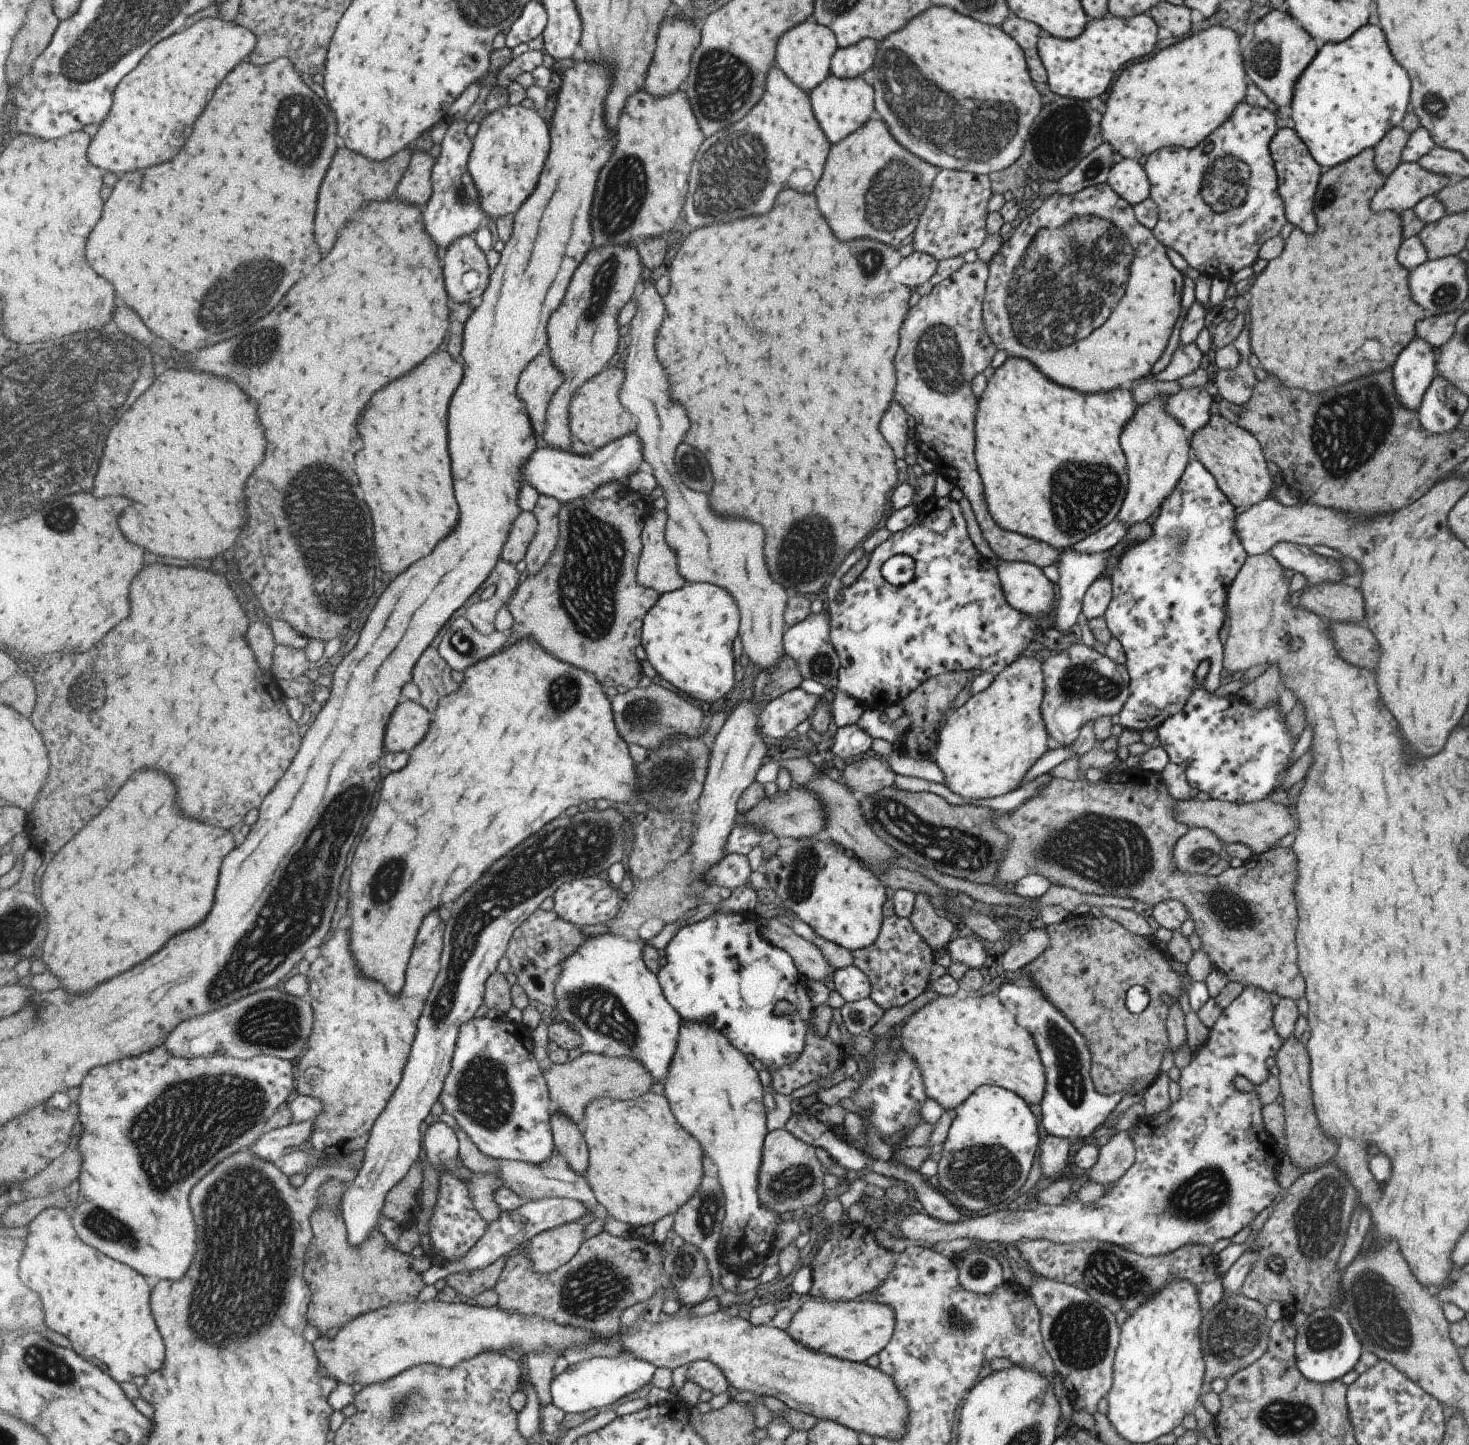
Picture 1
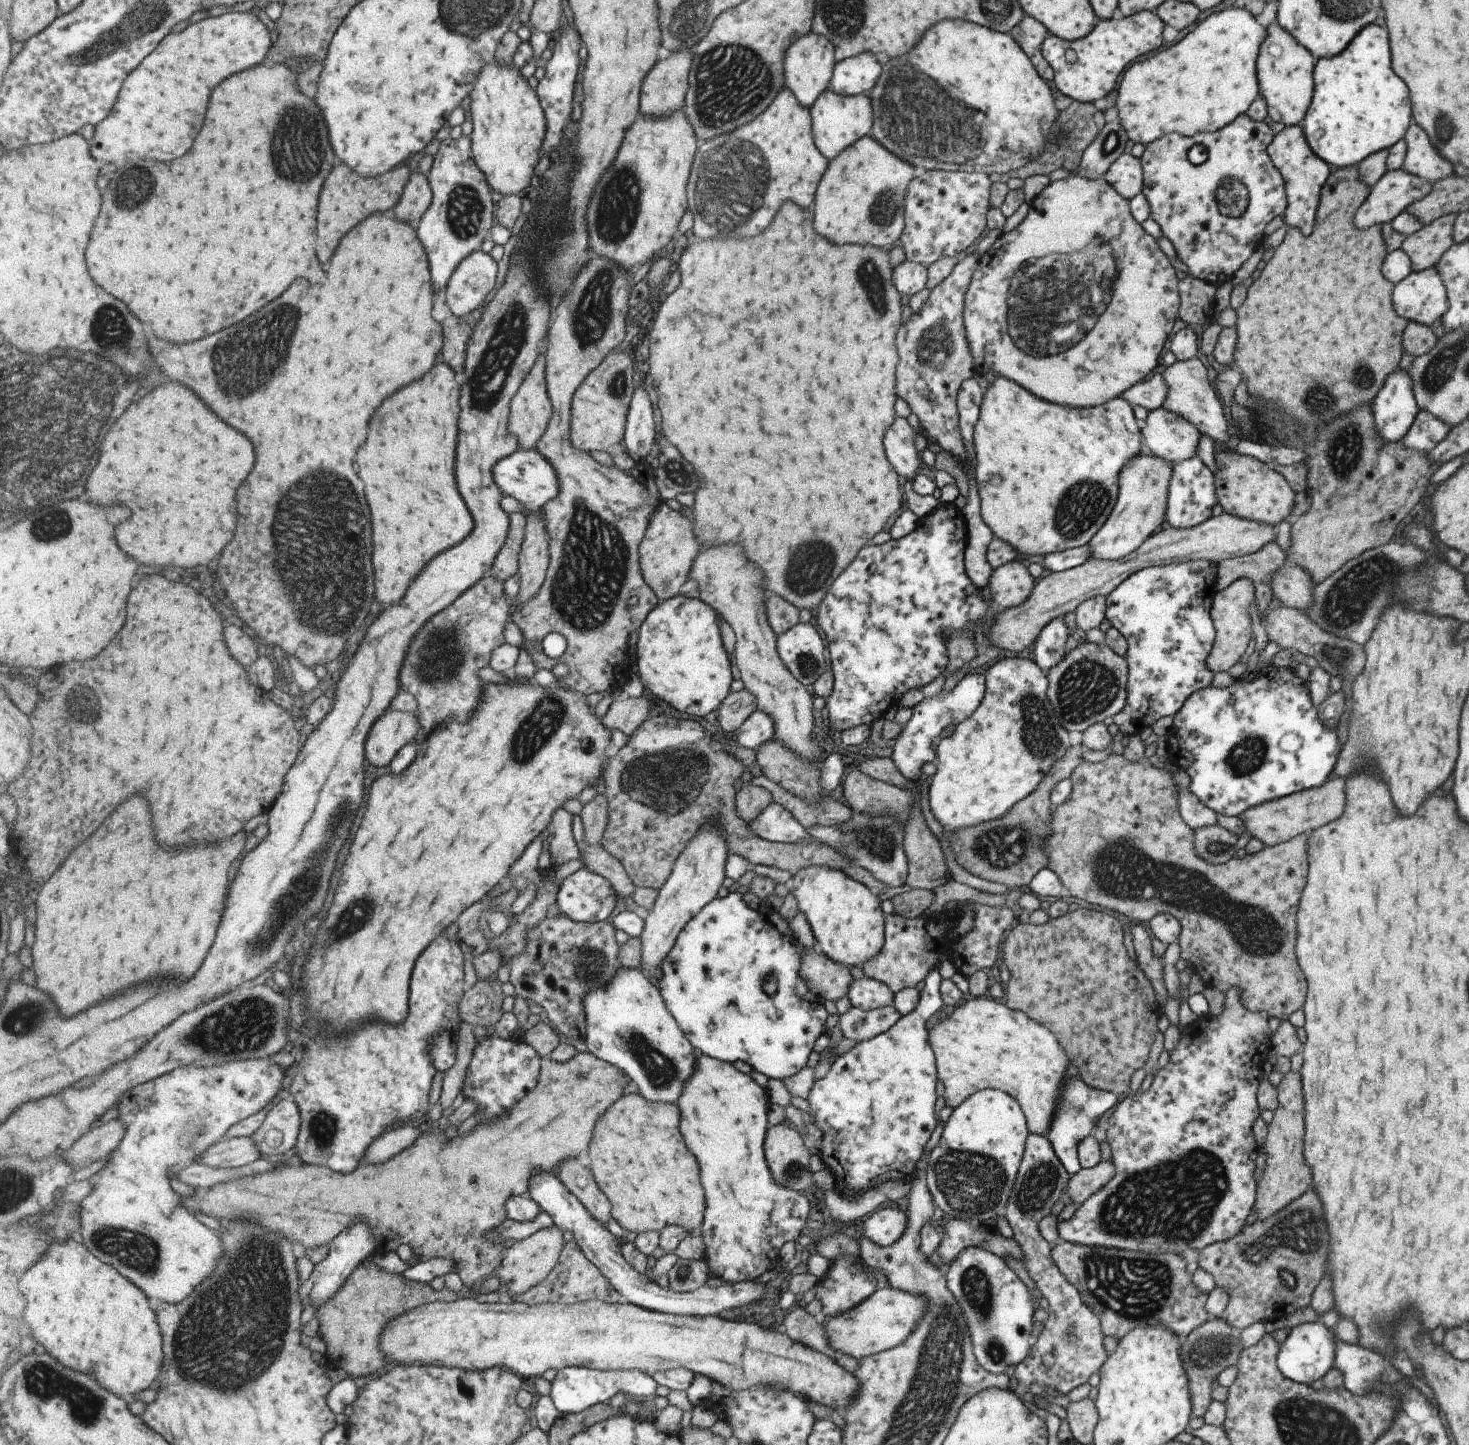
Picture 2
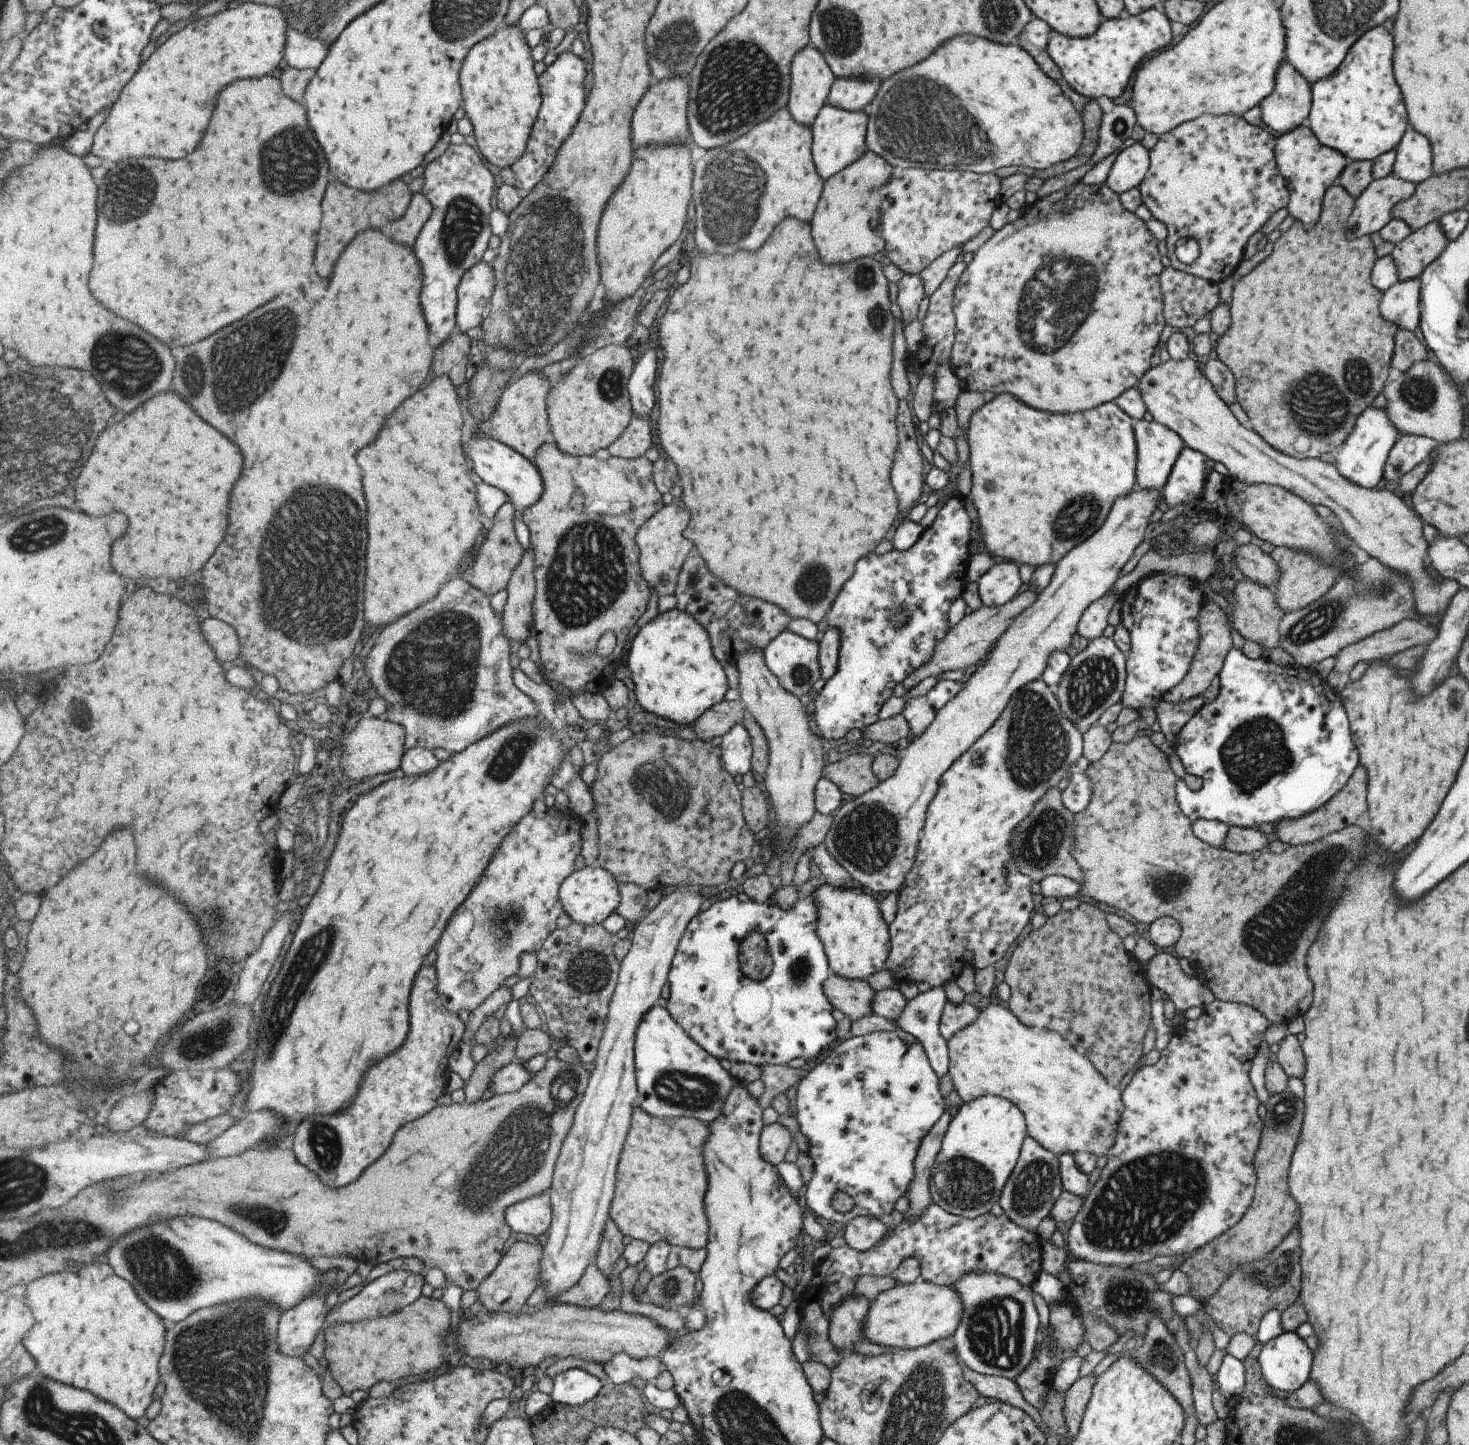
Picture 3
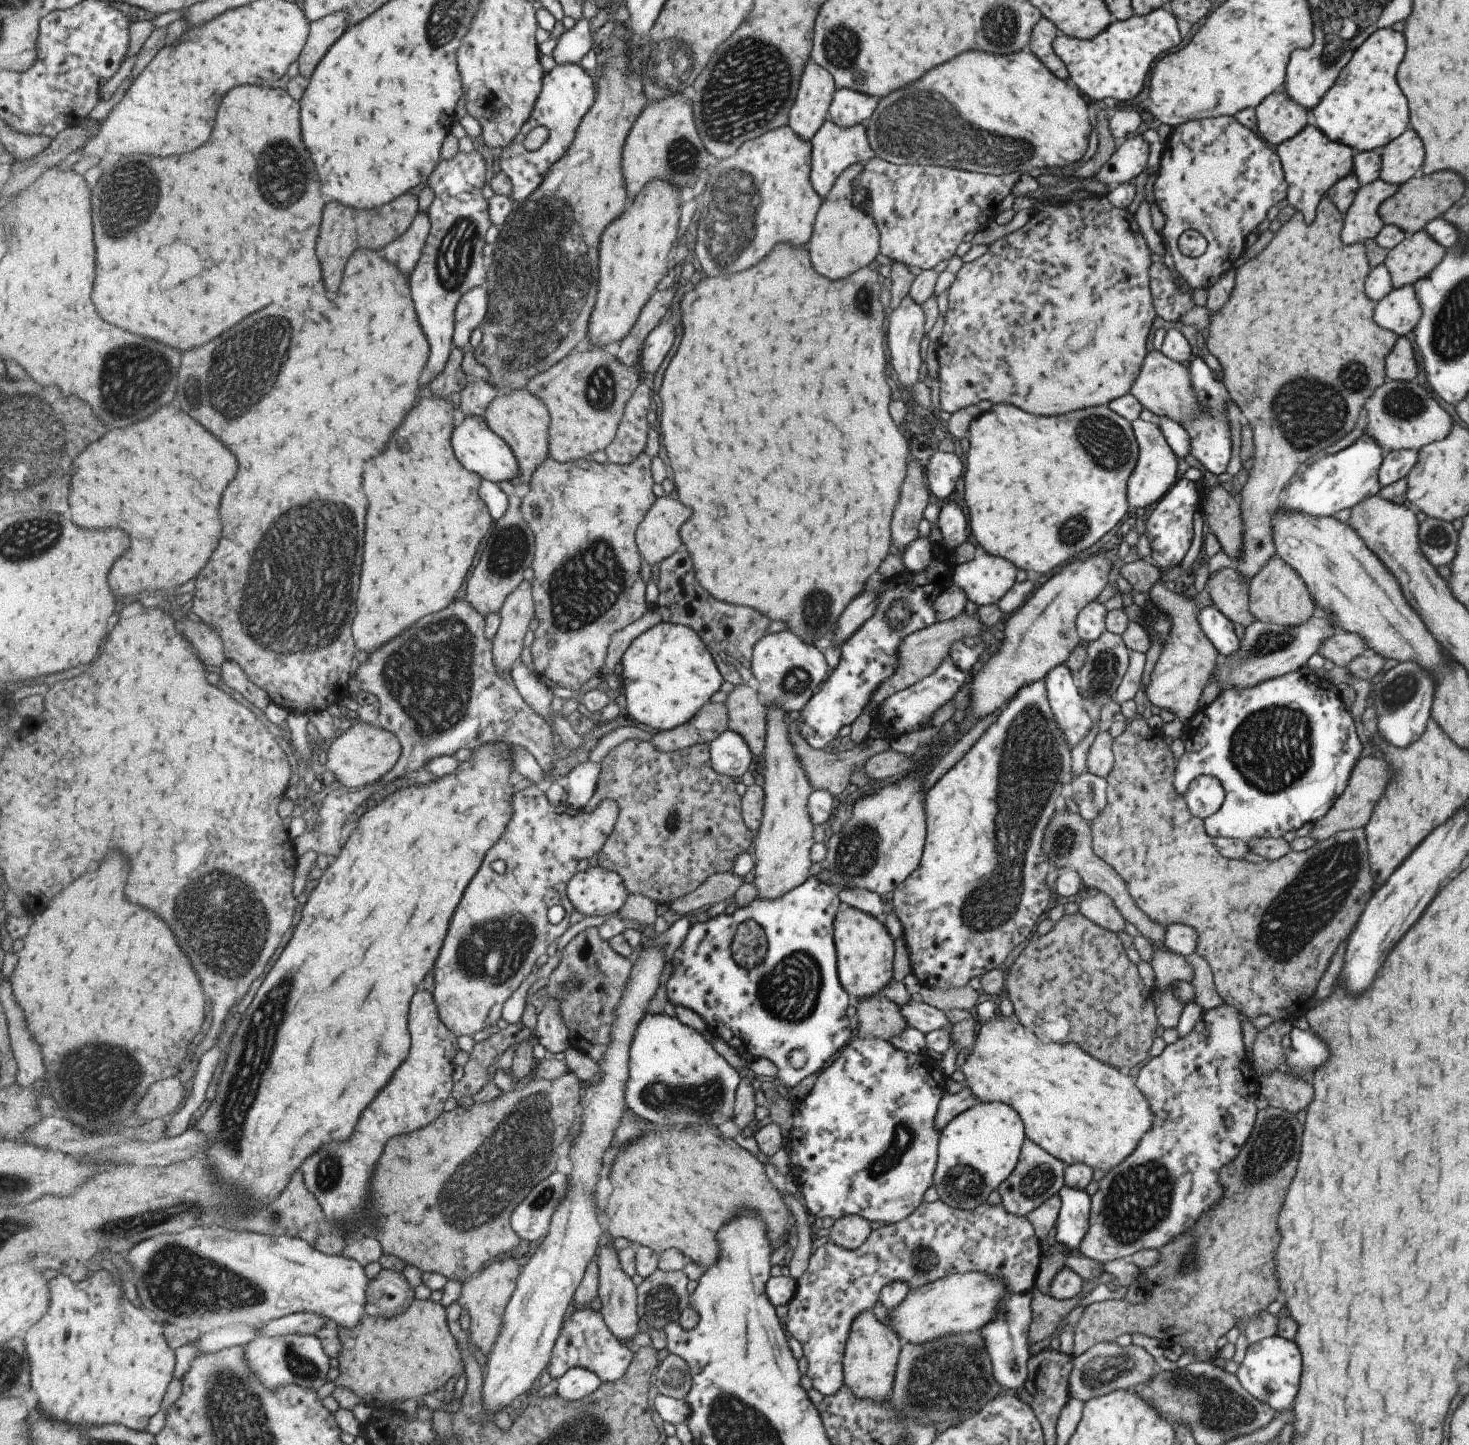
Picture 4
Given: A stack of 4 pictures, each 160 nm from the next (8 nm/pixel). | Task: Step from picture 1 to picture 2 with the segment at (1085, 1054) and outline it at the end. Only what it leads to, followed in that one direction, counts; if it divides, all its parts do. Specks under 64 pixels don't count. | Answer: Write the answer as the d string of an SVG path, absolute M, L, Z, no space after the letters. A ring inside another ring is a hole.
M1067 1073L1064 1076L1058 1090L1058 1095L1056 1096L1052 1119L1050 1120L1045 1137L1049 1141L1049 1144L1051 1144L1055 1156L1069 1175L1077 1172L1081 1167L1076 1155L1078 1144L1090 1135L1099 1118L1103 1116L1103 1112L1107 1112L1113 1104L1117 1104L1119 1099L1120 1096L1115 1093L1088 1087L1079 1075Z

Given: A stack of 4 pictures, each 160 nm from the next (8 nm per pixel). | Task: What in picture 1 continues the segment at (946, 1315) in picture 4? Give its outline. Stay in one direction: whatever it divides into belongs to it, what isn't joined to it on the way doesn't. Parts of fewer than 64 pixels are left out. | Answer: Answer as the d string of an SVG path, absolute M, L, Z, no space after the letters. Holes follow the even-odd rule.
M873 1299L848 1301L809 1300L791 1315L783 1331L802 1347L854 1363L864 1363L877 1354L892 1335L893 1311Z

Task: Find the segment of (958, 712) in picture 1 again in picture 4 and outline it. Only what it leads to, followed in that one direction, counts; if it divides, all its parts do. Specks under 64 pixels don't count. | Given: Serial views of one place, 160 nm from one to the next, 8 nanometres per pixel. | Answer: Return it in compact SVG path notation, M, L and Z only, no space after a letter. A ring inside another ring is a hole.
M1041 679L1021 687L1000 710L995 722L988 726L961 759L955 762L926 792L924 798L926 833L919 862L913 872L901 884L898 884L888 896L901 925L902 939L911 966L910 972L913 973L920 986L943 990L965 986L973 976L980 978L988 970L1000 969L1003 960L1011 952L1011 948L1015 948L1017 944L1028 939L1029 934L1033 931L1031 928L1035 926L1040 914L1048 911L1049 889L1045 886L1044 880L1051 868L1046 863L1044 852L1040 847L1042 832L1052 812L1058 807L1061 795L1065 792L1072 777L1070 748L1048 705L1046 688L1043 679Z

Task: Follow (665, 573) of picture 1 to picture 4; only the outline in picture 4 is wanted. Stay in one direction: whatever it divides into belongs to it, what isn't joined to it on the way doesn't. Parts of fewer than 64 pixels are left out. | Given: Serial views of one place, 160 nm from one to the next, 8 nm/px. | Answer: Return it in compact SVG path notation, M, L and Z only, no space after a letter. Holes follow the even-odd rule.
M659 498L636 532L642 557L651 566L661 564L681 548L681 528L693 514L675 498Z

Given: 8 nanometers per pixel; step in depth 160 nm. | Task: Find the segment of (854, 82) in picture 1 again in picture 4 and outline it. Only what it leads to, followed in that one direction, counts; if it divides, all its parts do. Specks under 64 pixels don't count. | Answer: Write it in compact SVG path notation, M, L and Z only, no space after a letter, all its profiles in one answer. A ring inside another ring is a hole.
M829 118L821 123L810 142L810 173L809 182L813 190L823 198L832 187L833 181L844 168L855 163L866 163L874 154L869 146L864 126L861 123L850 127L840 127Z

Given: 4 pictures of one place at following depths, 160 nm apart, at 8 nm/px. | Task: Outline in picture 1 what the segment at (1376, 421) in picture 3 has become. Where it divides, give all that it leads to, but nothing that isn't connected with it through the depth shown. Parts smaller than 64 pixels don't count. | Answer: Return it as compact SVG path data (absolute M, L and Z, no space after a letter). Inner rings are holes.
M1413 337L1396 356L1391 366L1393 388L1398 401L1409 410L1417 410L1424 392L1436 375L1437 356L1431 351L1432 346L1419 337Z

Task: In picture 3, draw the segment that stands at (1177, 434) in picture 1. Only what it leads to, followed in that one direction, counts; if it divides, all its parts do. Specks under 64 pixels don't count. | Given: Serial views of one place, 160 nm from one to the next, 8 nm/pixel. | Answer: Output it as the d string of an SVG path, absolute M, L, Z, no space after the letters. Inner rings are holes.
M1131 489L1127 496L1119 496L1113 502L1107 517L1100 528L1093 532L1084 542L1069 550L1063 558L1055 564L1055 570L1051 574L1051 580L1036 595L1035 600L1013 618L1013 622L1005 628L1005 632L997 638L993 648L983 659L983 664L969 676L963 684L963 688L953 696L953 699L937 712L935 719L909 744L904 744L898 758L895 771L887 779L867 790L861 796L845 798L841 806L834 811L829 830L824 839L824 846L827 854L846 868L853 880L857 879L861 886L871 889L873 892L897 891L905 874L913 867L917 852L918 841L920 840L921 828L925 824L925 812L931 802L931 798L937 792L937 784L941 774L961 755L967 748L977 740L985 730L1001 715L1003 708L1007 706L1009 698L1017 688L1023 684L1029 684L1033 680L1039 680L1047 658L1055 650L1064 650L1071 642L1072 636L1076 633L1077 622L1081 614L1091 602L1097 601L1119 577L1121 567L1131 558L1133 550L1143 542L1145 528L1156 518L1163 509L1162 501L1159 498L1159 491L1155 489Z

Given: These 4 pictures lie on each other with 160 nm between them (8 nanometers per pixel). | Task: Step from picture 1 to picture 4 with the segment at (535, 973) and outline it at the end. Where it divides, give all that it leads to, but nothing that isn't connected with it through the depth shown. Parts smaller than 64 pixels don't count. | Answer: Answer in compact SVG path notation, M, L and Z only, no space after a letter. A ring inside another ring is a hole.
M588 927L583 932L577 933L564 947L562 958L556 968L548 976L545 984L549 998L560 999L560 1013L563 1022L570 1030L570 1042L580 1051L587 1053L596 1063L604 1057L610 1043L610 1032L614 1021L614 1010L622 997L627 979L630 977L633 961L619 954L610 941L603 938L600 927ZM573 977L580 977L583 982L576 991L566 990L565 984Z

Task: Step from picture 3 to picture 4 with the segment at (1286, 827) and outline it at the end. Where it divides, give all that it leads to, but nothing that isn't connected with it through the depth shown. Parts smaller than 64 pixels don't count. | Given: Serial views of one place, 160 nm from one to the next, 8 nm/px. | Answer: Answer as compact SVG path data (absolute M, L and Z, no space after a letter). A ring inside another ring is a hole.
M1371 755L1360 758L1350 772L1346 787L1333 801L1331 808L1321 818L1312 822L1308 836L1315 841L1322 841L1341 831L1363 829L1371 816L1376 800L1380 797L1386 785L1386 780L1388 779L1387 768L1386 762L1379 760L1379 758L1373 758Z

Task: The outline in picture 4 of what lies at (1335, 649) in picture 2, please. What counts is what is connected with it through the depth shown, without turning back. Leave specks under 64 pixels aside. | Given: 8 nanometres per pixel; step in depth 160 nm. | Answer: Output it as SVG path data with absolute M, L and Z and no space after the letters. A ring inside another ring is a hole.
M1230 566L1209 577L1204 590L1228 621L1248 627L1257 621L1248 609L1249 585L1244 576Z

